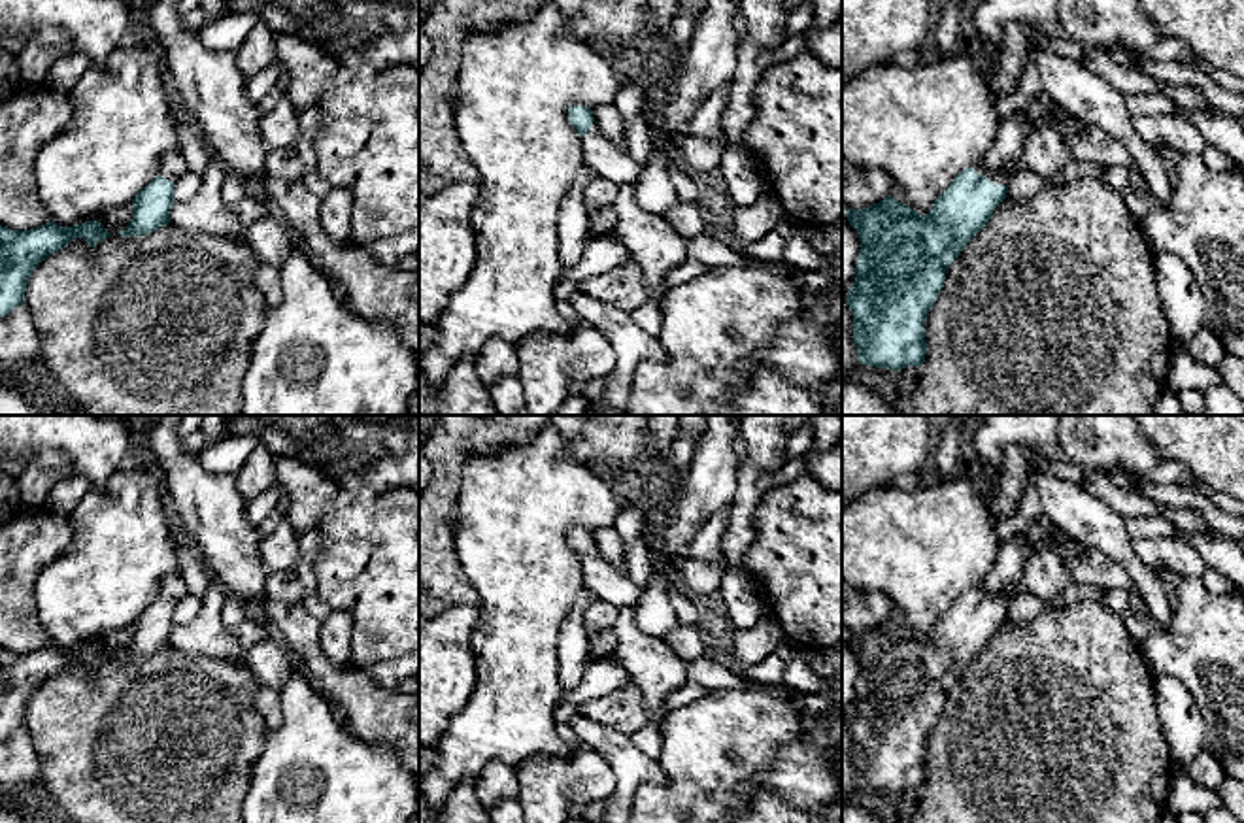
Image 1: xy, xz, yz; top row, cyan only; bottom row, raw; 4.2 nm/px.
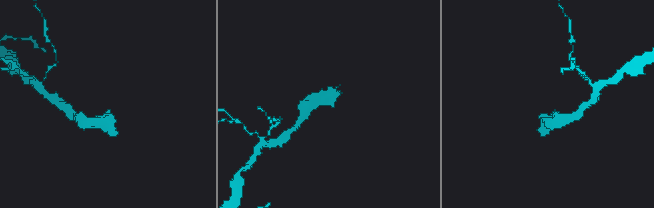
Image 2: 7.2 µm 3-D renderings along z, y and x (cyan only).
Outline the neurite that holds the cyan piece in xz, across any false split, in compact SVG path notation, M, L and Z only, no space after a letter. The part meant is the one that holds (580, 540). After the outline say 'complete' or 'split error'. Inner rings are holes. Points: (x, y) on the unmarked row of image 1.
M570 529L568 546L581 561L583 587L595 598L615 608L634 606L640 600L644 591L600 555L589 530Z | split error

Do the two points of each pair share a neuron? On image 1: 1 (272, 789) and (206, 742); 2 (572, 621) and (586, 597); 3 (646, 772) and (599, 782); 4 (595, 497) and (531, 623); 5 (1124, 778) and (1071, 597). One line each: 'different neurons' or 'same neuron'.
1: different neurons
2: same neuron
3: different neurons
4: same neuron
5: different neurons

